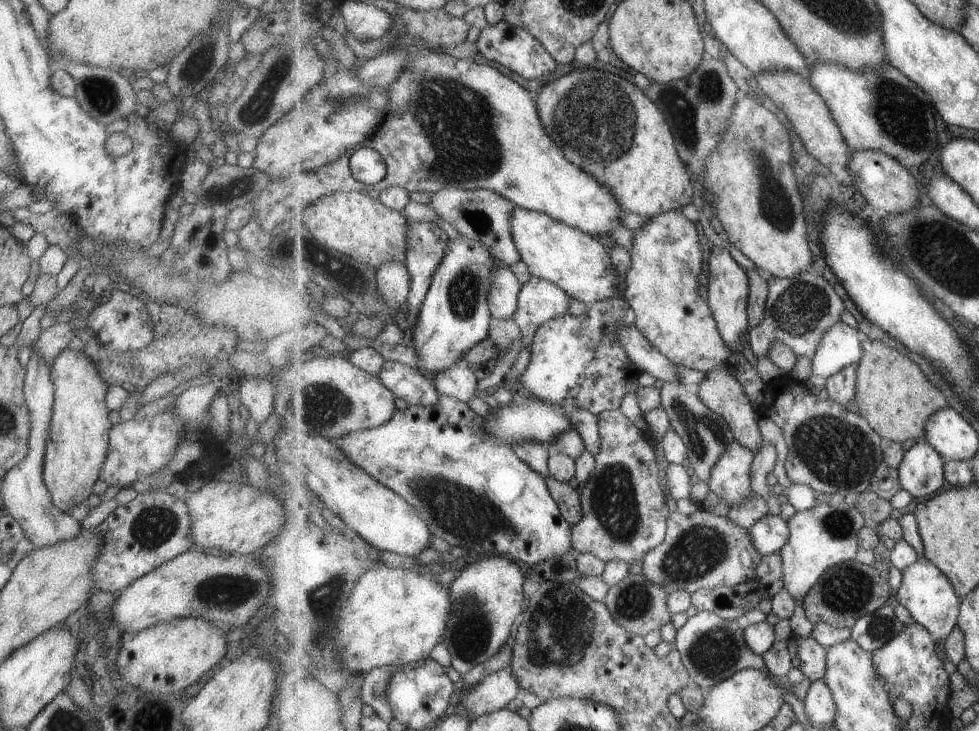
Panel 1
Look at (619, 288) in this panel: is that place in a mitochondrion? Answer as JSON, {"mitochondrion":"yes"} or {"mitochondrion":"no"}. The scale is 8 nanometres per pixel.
{"mitochondrion":"no"}

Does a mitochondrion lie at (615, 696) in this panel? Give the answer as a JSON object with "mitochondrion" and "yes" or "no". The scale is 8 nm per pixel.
{"mitochondrion":"no"}

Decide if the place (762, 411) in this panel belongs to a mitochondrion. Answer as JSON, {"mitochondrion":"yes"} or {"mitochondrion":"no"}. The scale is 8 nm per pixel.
{"mitochondrion":"no"}

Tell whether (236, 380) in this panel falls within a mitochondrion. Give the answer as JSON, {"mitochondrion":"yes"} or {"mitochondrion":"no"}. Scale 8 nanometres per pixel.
{"mitochondrion":"no"}

